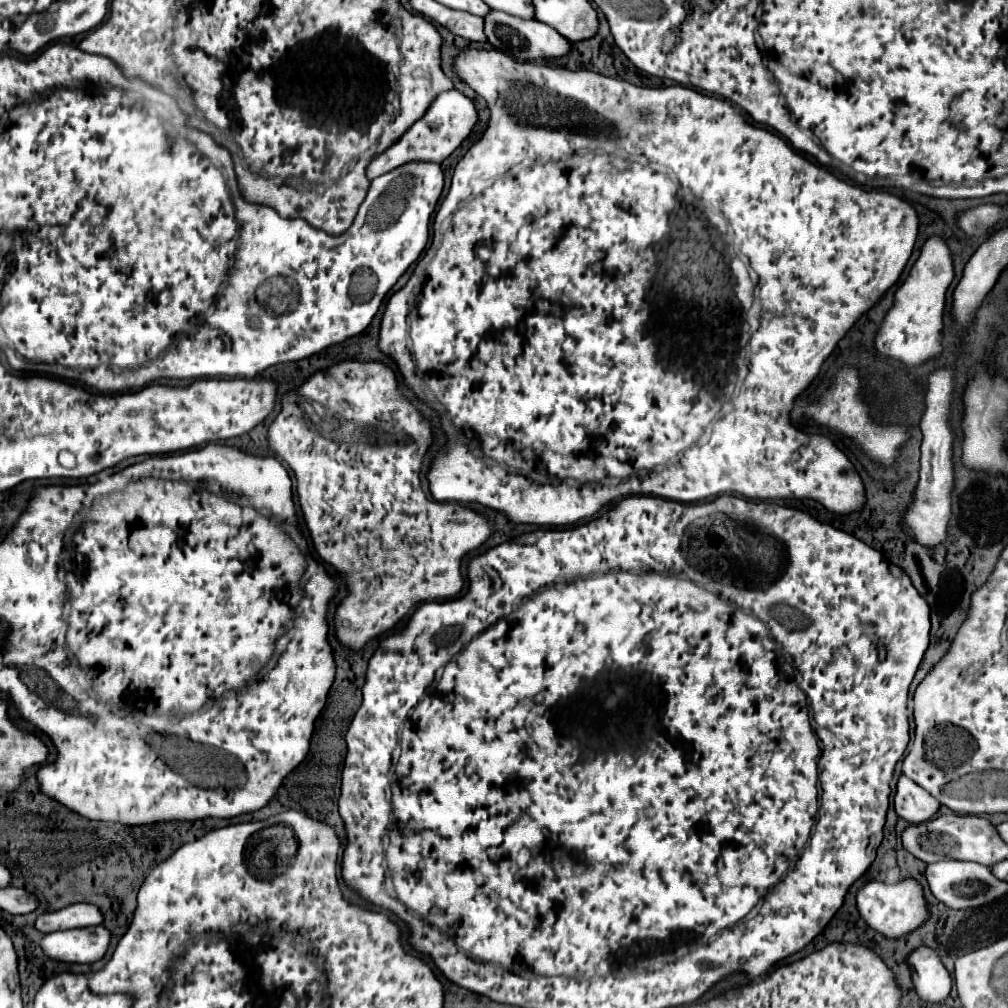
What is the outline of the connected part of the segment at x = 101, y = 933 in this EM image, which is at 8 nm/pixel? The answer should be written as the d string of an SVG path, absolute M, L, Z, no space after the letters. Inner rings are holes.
M102 925L46 933L40 941L44 955L64 963L94 963L102 959L110 943L110 931Z

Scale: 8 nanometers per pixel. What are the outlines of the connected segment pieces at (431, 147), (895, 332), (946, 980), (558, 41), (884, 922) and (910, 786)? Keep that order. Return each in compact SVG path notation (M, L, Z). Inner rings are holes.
M444 91L440 93L434 103L430 103L428 111L422 119L418 119L396 143L392 143L384 153L376 155L370 165L366 167L366 177L374 179L386 171L392 171L394 167L400 167L408 161L436 161L442 163L474 129L478 121L478 113L474 109L474 103L464 97L460 91Z
M930 237L924 243L922 255L910 269L906 281L898 287L892 309L884 317L882 329L876 335L878 353L898 359L906 365L920 365L928 357L938 355L940 329L942 329L940 315L944 309L944 295L946 295L948 285L952 283L952 277L954 277L954 267L952 267L952 257L950 257L946 243L940 237ZM928 339L932 339L932 341L928 341Z
M920 945L910 951L908 963L914 969L912 981L918 997L928 1003L942 1003L952 989L952 977L942 965L936 949Z
M490 11L484 17L484 33L486 33L486 39L492 47L506 51L510 57L514 57L518 61L562 57L570 51L570 41L564 39L558 31L554 31L546 23L540 23L536 19L520 19L520 17L508 15L504 11Z
M904 879L894 885L886 885L882 881L870 881L866 883L858 895L856 895L856 905L860 911L860 917L876 931L880 931L888 939L902 937L916 927L920 927L928 919L926 911L926 901L922 897L922 887L914 879Z
M904 775L898 779L894 797L894 809L898 817L906 819L908 823L924 823L936 815L938 807L940 803L920 785Z

